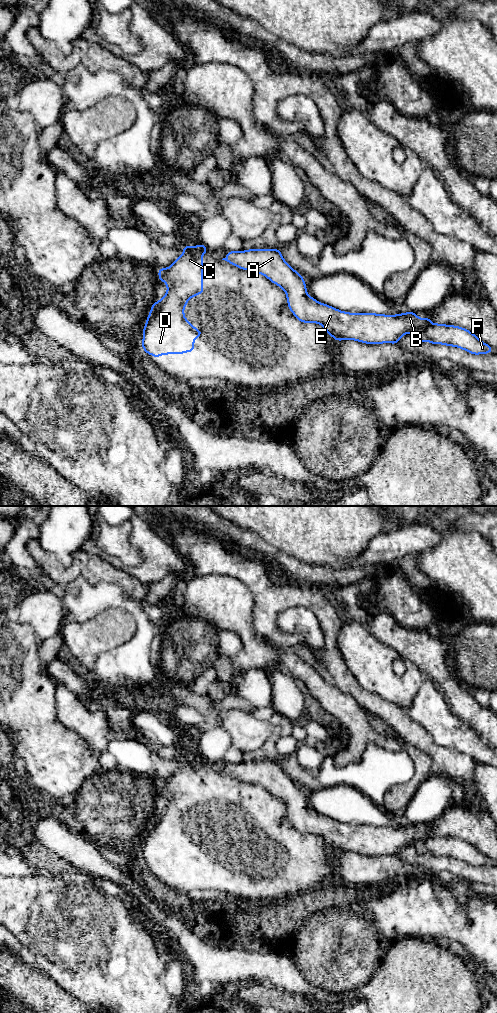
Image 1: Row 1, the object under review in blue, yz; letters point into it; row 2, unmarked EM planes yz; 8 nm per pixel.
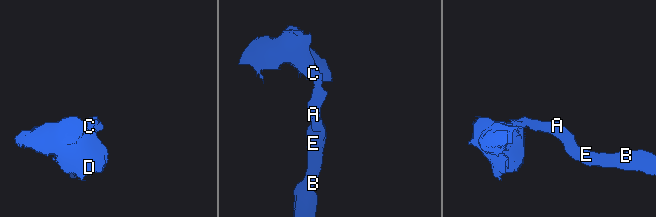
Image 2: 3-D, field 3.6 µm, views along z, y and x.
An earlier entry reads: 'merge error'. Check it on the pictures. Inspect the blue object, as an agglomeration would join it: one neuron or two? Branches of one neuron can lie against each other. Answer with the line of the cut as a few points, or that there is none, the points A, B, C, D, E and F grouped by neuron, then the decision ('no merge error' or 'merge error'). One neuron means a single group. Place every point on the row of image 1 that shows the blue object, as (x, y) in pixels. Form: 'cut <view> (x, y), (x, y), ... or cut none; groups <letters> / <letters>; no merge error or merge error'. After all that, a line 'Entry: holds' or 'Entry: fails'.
cut yz (185, 250), (200, 251), (202, 253); groups A B E F / C D; merge error
Entry: holds

